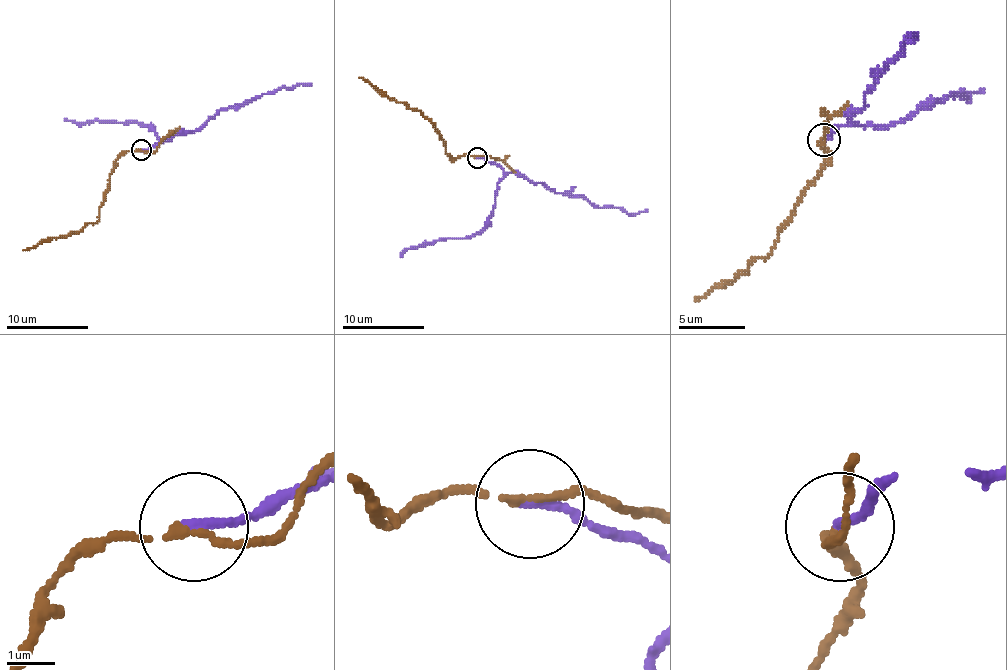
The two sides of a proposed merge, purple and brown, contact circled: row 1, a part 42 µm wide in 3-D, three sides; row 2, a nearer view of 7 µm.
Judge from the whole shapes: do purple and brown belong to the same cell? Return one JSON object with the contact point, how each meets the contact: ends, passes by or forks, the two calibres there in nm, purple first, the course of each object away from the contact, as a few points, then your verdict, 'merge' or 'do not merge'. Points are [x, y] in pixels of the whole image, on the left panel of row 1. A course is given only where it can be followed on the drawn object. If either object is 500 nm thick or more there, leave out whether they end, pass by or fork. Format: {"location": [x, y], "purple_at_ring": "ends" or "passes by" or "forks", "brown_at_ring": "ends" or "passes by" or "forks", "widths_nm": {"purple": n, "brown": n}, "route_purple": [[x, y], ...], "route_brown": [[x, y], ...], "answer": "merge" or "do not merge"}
{"location": [141, 150], "purple_at_ring": "ends", "brown_at_ring": "passes by", "widths_nm": {"purple": 200, "brown": 140}, "route_purple": [[140, 149], [149, 149], [192, 133], [221, 110], [243, 106], [264, 93], [284, 87], [311, 83]], "route_brown": [[140, 149], [126, 151], [116, 161], [95, 223], [23, 250]], "answer": "do not merge"}

